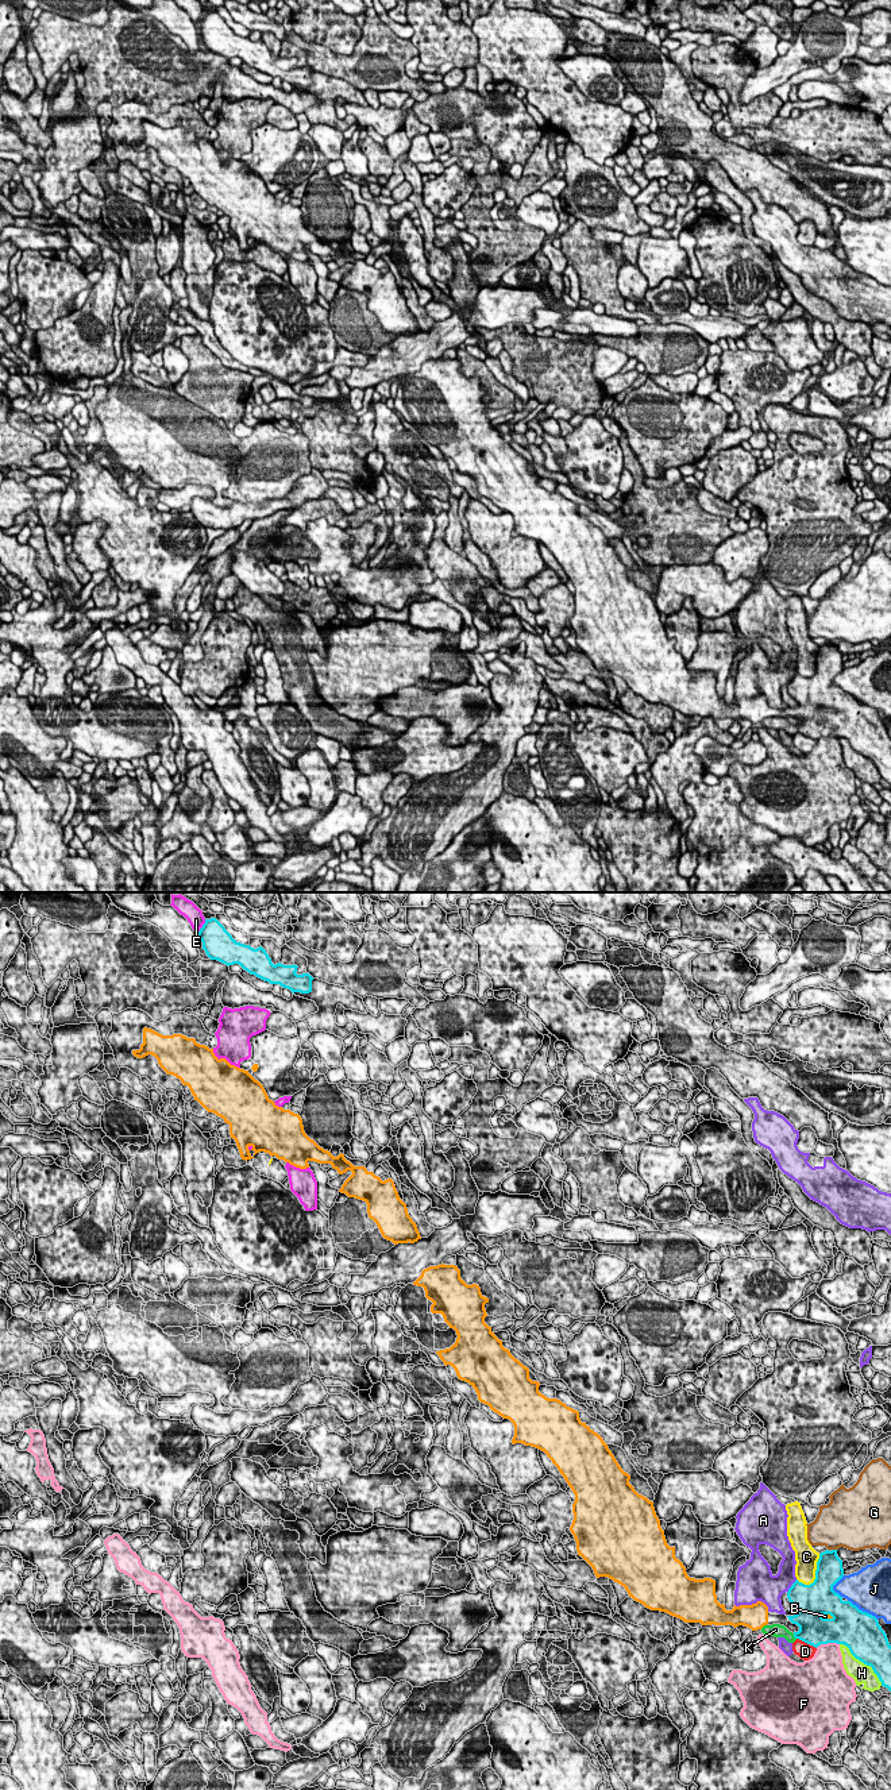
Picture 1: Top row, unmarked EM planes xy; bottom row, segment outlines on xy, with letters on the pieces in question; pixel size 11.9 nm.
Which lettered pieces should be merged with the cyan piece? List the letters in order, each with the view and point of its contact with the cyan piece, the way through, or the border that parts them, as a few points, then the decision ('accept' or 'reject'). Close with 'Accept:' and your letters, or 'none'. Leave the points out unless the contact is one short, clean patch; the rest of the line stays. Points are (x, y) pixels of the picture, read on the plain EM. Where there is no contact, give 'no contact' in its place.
A: xy (789, 682) | reject
B: xy (828, 706) | reject
C: xy (816, 667) | reject
D: xy (806, 735) | along xy (797, 730), (816, 741) | reject
E: xy (203, 19) | along xy (205, 12), (197, 26) | reject
F: xy (826, 736) | reject
G: xy (834, 643) | reject
H: xy (864, 756) | reject
J: xy (861, 703) | reject
K: xy (794, 729) | across xy (813, 721), (806, 726), (794, 729), (775, 722) | accept
Accept: K

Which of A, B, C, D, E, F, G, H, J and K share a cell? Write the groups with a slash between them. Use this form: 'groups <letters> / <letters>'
groups A / B / C / D / E / F / G / H / J / K

